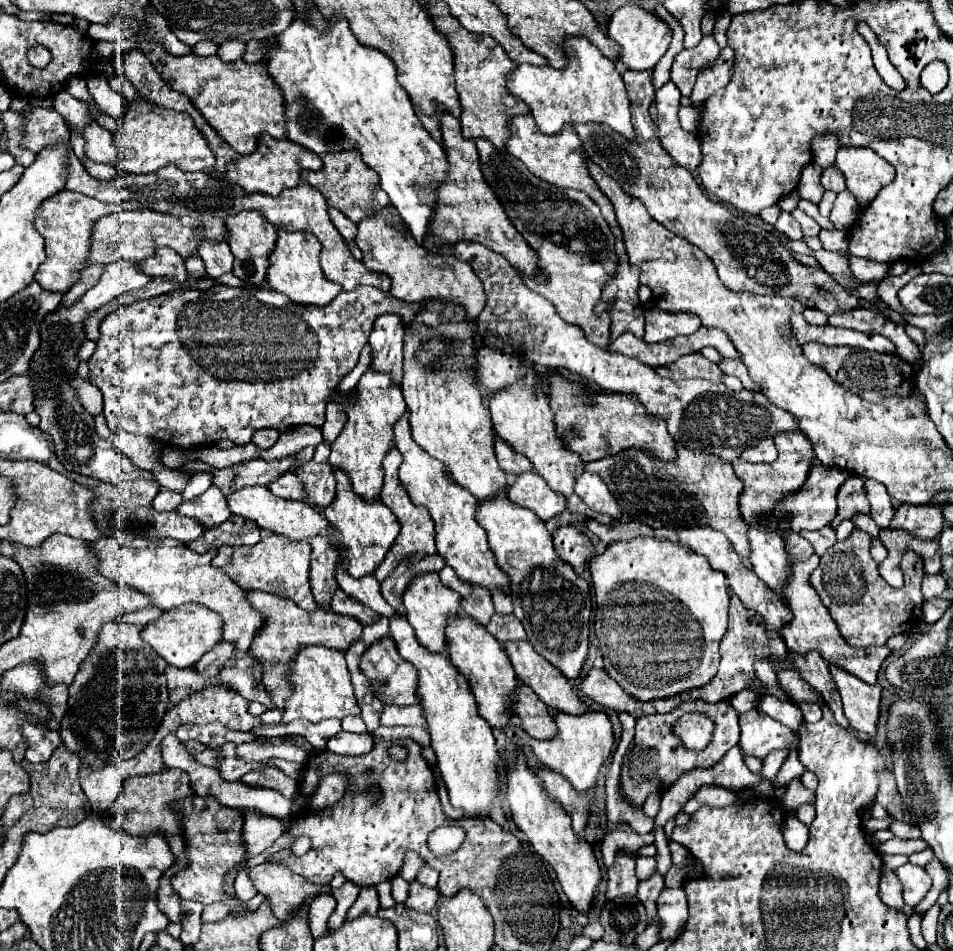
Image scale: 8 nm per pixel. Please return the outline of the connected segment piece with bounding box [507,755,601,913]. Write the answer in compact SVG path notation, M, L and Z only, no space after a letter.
M523 755L517 757L517 763L513 769L509 769L507 777L507 799L515 825L527 835L527 841L535 847L535 851L553 867L571 905L579 913L589 913L601 883L601 869L595 859L593 845L573 833L571 817L557 803L547 799L543 793L543 783L537 781L537 775L527 767Z

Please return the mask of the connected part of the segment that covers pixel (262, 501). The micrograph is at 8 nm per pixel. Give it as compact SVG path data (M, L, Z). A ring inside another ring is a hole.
M265 485L243 487L243 489L237 489L237 491L229 493L227 495L227 505L229 505L229 511L233 515L241 515L241 517L257 523L261 529L269 529L273 533L285 535L287 539L309 539L313 535L329 535L331 541L341 547L341 543L337 539L337 533L333 531L333 527L327 523L327 519L323 515L313 511L307 503L289 501L289 499L281 499L281 497L273 495Z

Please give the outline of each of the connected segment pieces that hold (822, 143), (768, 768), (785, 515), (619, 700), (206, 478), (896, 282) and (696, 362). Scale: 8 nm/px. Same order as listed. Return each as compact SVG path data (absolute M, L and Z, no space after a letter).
M833 135L815 137L811 147L813 147L813 157L815 157L817 165L827 169L827 167L831 167L835 163L835 153L839 149L839 143L837 143L837 139Z
M777 749L777 751L771 751L767 757L765 757L765 761L763 761L763 769L761 769L761 777L763 779L767 779L767 781L773 781L775 779L775 775L777 775L777 771L779 771L779 767L783 765L783 761L787 759L787 751L785 749Z
M817 461L817 465L813 465L809 471L809 479L807 479L805 487L801 491L797 491L797 495L793 495L793 499L785 499L785 503L781 503L781 507L777 507L777 515L781 515L781 519L791 519L789 527L793 531L823 529L827 525L827 521L831 521L837 515L837 493L841 489L841 485L851 477L857 477L857 475L851 471L845 471L841 467L825 467Z
M591 669L585 679L579 683L581 697L589 697L595 703L609 707L613 711L627 711L631 715L651 715L651 713L667 713L677 703L673 703L673 697L667 699L653 699L653 701L639 701L633 699L633 695L625 693L615 679L611 679L603 669Z
M199 471L199 473L195 473L195 475L189 479L189 483L187 483L185 491L183 491L183 499L195 499L195 497L201 495L211 483L213 483L213 473L209 473L209 471Z
M917 265L910 266L909 269L902 275L888 277L881 281L878 285L877 294L891 309L895 309L901 315L909 315L909 311L905 311L901 307L901 303L897 297L899 289L904 287L909 281L922 273L922 268Z
M691 353L691 355L683 355L679 361L665 365L665 367L657 367L655 369L661 377L669 377L669 379L709 379L709 381L723 381L721 369L717 365L711 365L711 361L707 361L701 353Z

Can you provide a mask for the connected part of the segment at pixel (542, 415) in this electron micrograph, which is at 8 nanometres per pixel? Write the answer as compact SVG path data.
M529 371L529 375L525 379L521 379L521 383L507 387L505 391L493 395L489 409L491 409L491 421L493 421L495 433L501 439L509 441L515 451L523 453L531 461L533 471L539 473L553 491L559 491L565 495L569 513L587 515L589 519L601 517L601 515L589 511L589 507L585 507L585 503L573 491L577 477L585 471L583 469L585 463L581 461L581 457L577 453L573 453L565 447L561 435L555 431L553 413L549 409L549 397L543 391L539 391L539 381L535 379L533 371Z

